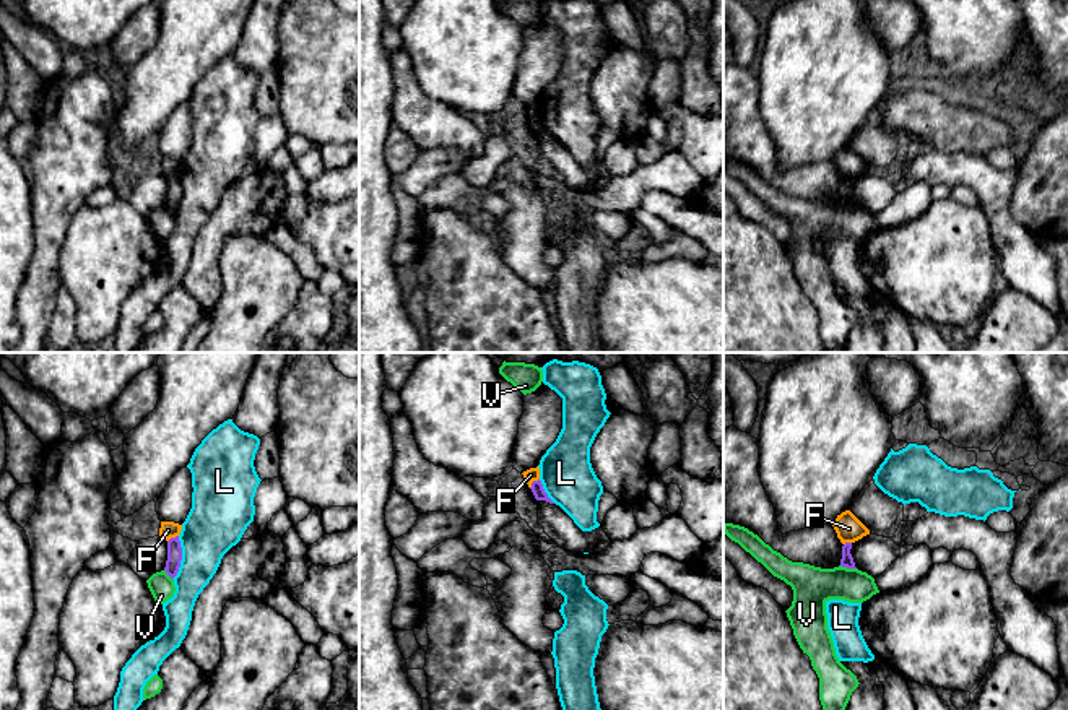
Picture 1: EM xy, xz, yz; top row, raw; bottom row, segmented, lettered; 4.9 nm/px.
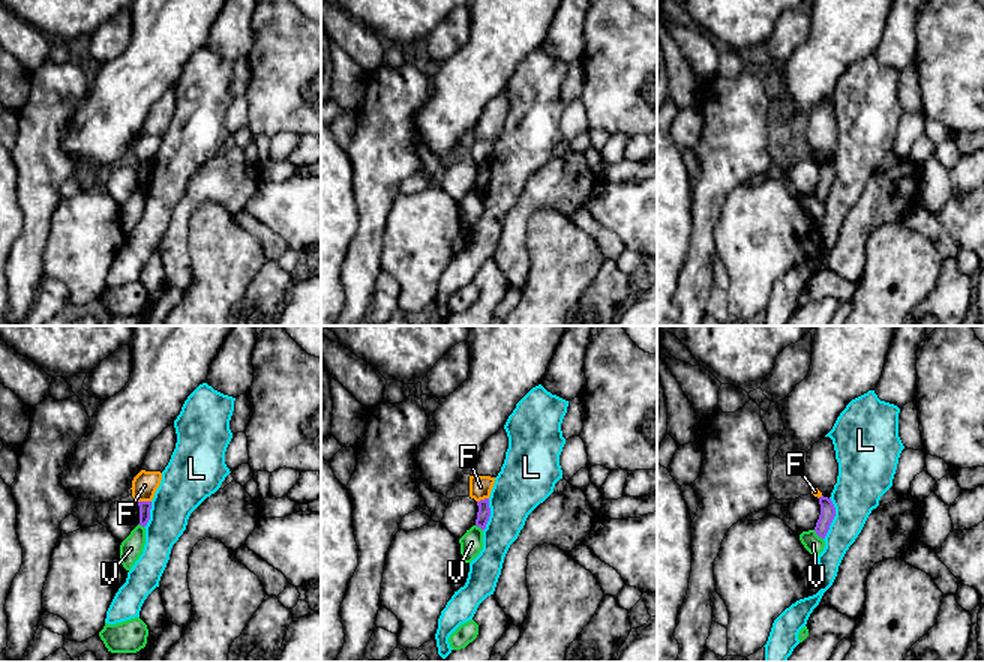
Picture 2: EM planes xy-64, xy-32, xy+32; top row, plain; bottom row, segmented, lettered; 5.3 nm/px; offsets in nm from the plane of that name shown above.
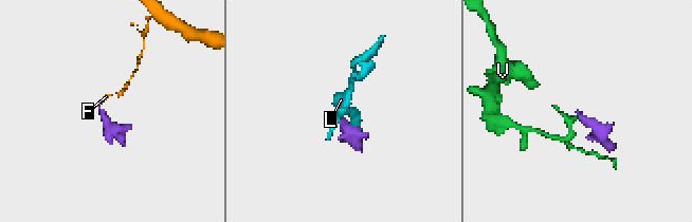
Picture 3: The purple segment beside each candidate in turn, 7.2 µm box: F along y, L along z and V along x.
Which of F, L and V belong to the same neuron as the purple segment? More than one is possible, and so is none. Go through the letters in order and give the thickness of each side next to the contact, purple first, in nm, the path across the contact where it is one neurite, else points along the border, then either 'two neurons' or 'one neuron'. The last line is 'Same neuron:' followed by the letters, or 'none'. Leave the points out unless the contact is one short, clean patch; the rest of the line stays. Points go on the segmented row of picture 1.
F: calibres 60 and 70 nm; border xz (538, 478), (530, 488); two neurons
L: calibres 80 and 280 nm; border xy (179, 536), (181, 566), (173, 577); two neurons
V: calibres 60 and 190 nm; border yz (841, 564), (855, 569); two neurons
Same neuron: none

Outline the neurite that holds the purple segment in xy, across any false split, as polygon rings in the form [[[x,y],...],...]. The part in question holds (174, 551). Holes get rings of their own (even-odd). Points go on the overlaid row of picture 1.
[[[176,536],[167,541],[167,561],[164,567],[166,574],[171,578],[177,575],[180,561],[182,561],[182,548],[180,548],[179,536]]]

